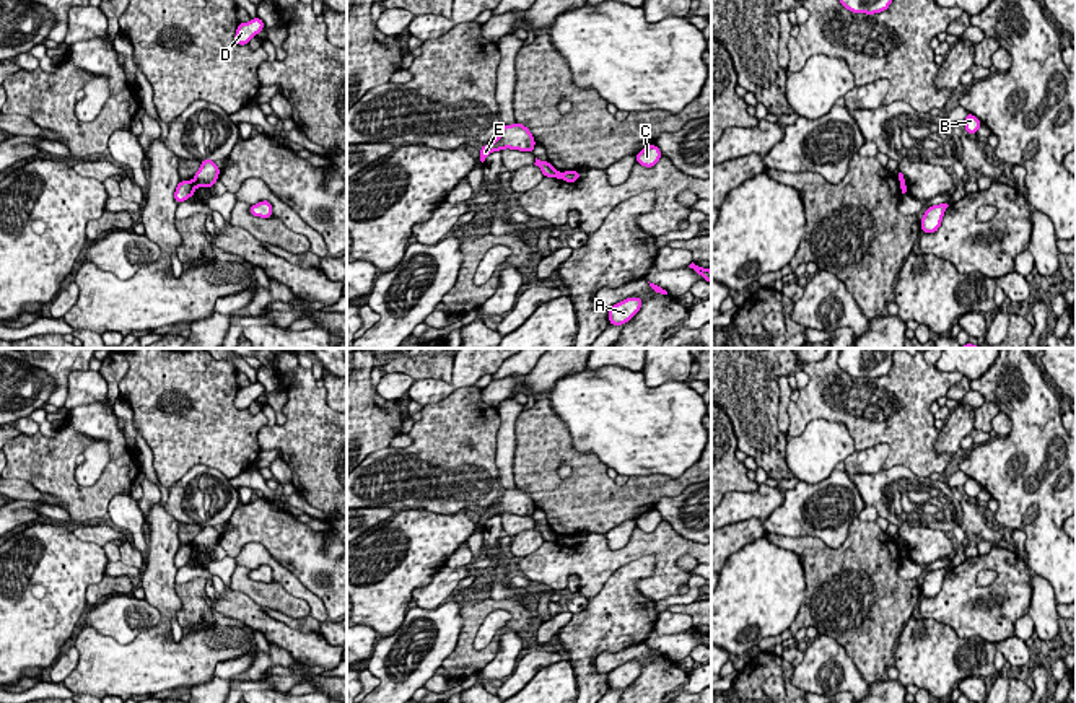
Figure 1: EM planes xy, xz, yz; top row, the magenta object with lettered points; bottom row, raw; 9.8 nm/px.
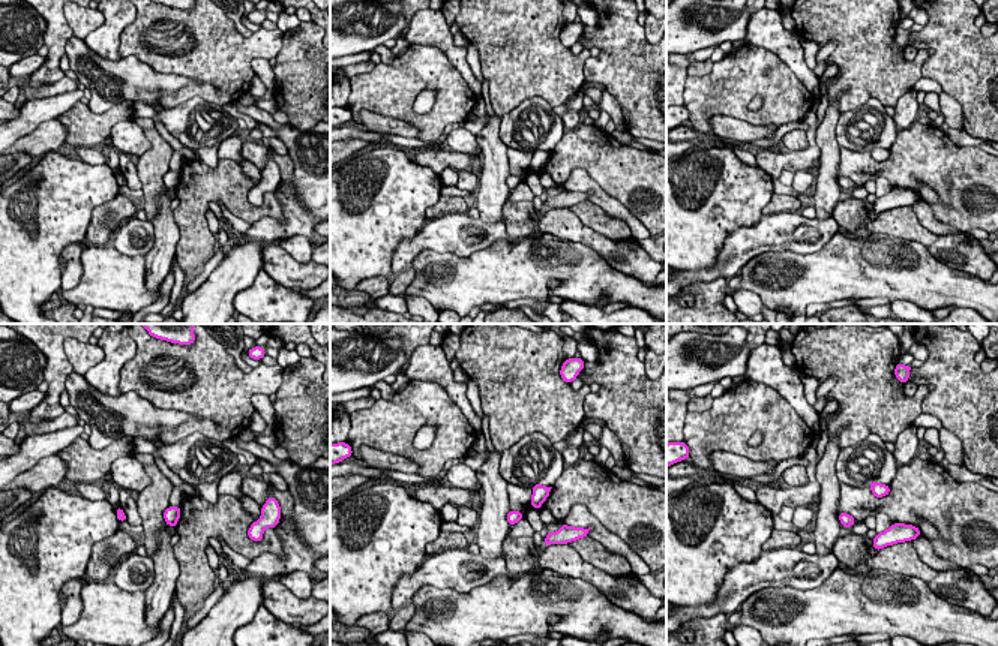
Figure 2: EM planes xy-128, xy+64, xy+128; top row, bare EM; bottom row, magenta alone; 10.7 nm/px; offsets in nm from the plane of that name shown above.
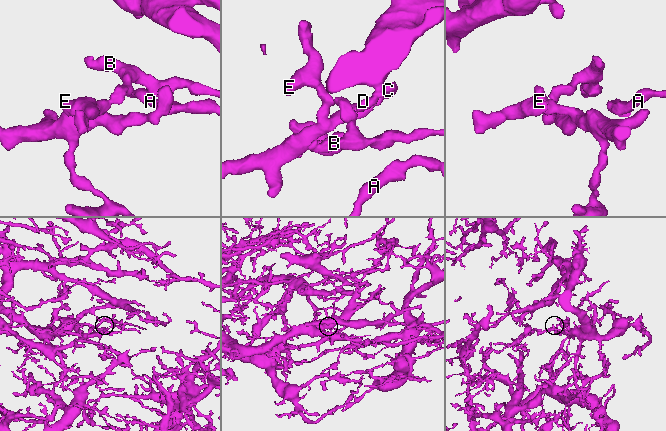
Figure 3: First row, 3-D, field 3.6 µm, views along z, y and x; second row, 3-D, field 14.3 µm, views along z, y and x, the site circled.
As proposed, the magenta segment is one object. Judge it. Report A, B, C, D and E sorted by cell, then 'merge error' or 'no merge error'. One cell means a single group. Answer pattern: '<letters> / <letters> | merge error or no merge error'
A C D E / B | merge error

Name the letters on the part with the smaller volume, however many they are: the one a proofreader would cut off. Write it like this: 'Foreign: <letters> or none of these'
Foreign: B

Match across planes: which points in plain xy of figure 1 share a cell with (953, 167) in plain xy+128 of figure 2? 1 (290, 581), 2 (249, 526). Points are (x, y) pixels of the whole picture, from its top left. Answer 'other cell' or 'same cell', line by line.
1: other cell
2: same cell

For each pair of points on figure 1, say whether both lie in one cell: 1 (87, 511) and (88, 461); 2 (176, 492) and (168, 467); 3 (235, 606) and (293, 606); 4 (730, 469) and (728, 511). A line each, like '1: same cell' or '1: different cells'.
1: different cells
2: different cells
3: different cells
4: different cells

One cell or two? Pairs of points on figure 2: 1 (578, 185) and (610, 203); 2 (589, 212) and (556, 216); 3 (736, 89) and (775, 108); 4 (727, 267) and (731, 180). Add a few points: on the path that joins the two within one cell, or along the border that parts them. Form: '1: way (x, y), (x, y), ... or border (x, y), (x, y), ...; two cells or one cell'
1: way (586, 185), (592, 186), (602, 197); one cell
2: border (568, 207), (586, 225), (604, 234); two cells
3: way (746, 89), (760, 89), (769, 98); one cell
4: border (760, 216), (755, 224), (728, 234), (715, 264); two cells

